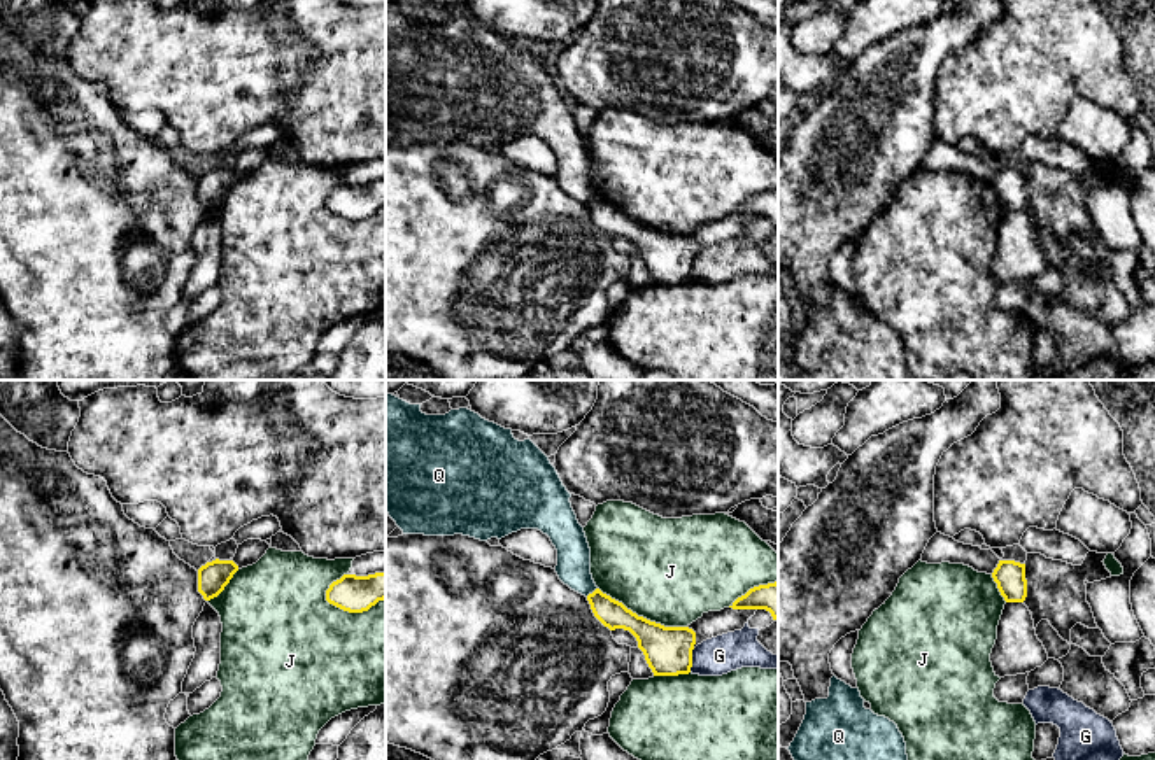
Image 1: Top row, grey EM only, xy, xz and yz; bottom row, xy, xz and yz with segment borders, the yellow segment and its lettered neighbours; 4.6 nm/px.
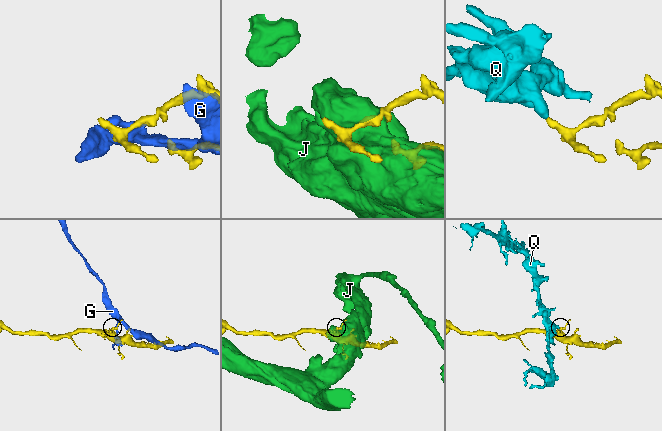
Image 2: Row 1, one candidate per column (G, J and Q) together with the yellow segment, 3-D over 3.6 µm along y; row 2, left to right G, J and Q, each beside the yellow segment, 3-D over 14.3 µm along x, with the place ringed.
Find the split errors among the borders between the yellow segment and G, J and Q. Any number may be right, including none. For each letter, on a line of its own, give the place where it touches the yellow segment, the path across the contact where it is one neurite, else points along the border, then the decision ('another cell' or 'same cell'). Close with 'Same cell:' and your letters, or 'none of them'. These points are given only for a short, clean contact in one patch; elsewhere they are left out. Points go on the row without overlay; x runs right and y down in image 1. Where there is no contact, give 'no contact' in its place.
G: contact xz (691, 268); border xz (694, 256), (689, 279); another cell
J: contact xy (351, 219); another cell
Q: contact xz (593, 200); border xz (596, 195), (586, 204); another cell
Same cell: none of them

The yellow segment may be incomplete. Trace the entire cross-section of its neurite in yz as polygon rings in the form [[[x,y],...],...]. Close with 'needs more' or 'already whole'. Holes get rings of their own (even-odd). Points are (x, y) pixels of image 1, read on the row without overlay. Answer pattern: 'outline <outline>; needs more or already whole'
outline [[[999,168],[992,180],[994,189],[1006,210],[1024,210],[1027,205],[1025,172]]]; already whole

